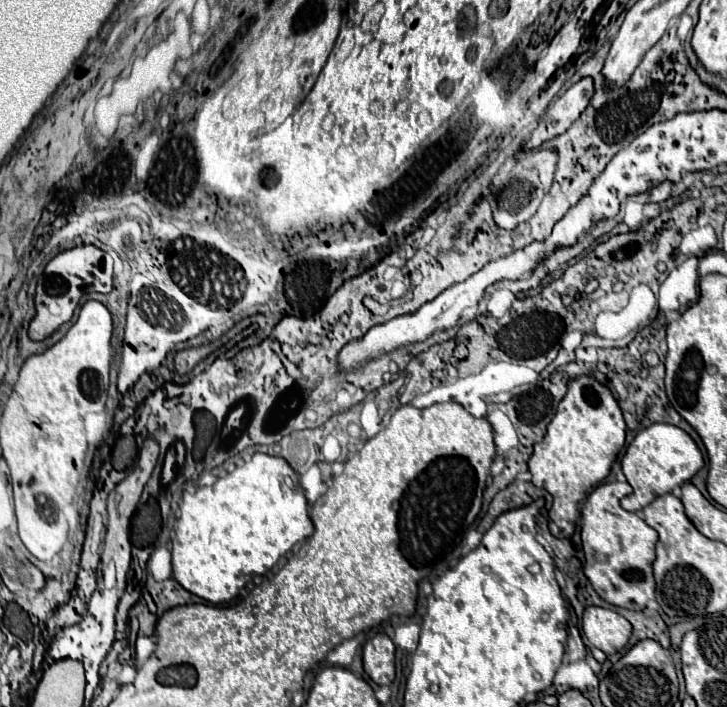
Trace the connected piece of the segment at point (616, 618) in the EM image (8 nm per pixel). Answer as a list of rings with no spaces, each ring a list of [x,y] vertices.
[[[587,607],[581,627],[587,639],[607,655],[621,651],[631,637],[631,623],[617,611],[603,607]]]

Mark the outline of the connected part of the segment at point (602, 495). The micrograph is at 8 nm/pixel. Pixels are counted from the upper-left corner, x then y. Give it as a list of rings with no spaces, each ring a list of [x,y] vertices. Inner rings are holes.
[[[601,483],[583,503],[581,539],[585,556],[585,577],[601,599],[615,607],[643,611],[647,601],[655,597],[653,561],[657,533],[637,513],[625,511],[619,501],[631,493],[629,483]]]

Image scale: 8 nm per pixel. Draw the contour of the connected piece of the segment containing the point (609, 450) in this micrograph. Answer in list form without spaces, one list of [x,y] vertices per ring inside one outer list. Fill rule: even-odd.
[[[589,375],[573,379],[553,421],[547,427],[545,439],[535,445],[535,451],[529,459],[533,485],[543,485],[543,489],[553,497],[553,507],[549,511],[549,529],[553,537],[563,539],[573,535],[581,501],[587,497],[589,489],[609,475],[611,465],[623,445],[625,421],[611,391]]]

